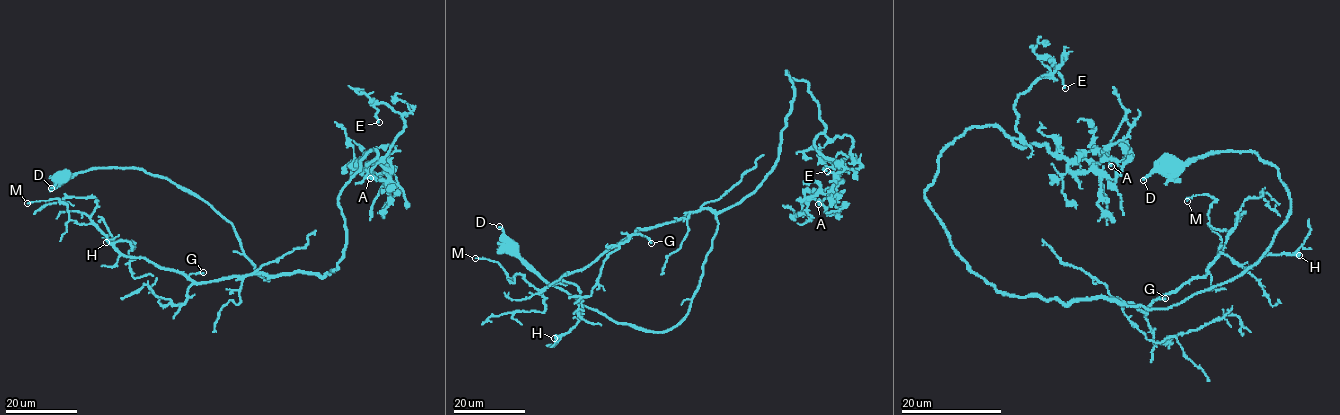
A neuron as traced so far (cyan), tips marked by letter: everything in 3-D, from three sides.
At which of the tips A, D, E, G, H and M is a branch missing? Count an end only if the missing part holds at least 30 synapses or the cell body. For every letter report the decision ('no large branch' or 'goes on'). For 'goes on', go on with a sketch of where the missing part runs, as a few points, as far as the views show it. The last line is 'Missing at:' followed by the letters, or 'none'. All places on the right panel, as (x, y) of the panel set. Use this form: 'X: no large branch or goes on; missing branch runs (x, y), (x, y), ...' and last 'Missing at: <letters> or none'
A: no large branch
D: no large branch
E: goes on; missing branch runs (1065, 88), (1077, 108), (1126, 129)
G: no large branch
H: no large branch
M: no large branch
Missing at: E

